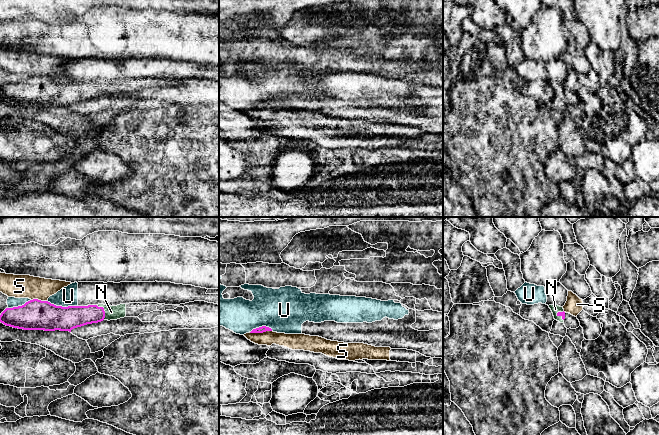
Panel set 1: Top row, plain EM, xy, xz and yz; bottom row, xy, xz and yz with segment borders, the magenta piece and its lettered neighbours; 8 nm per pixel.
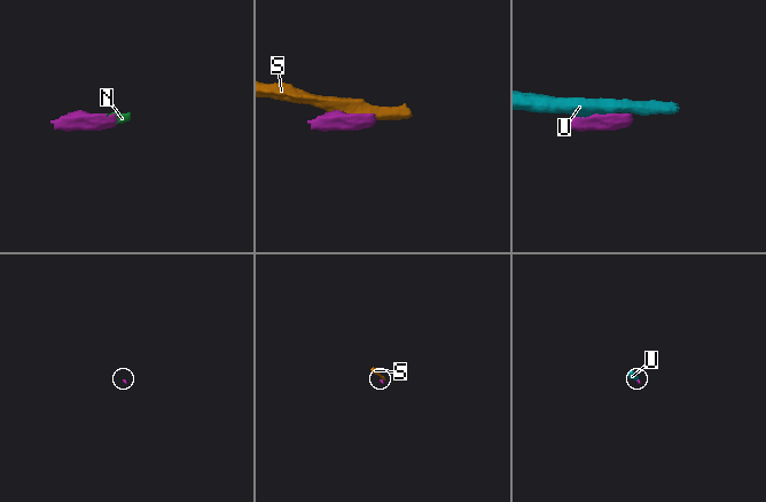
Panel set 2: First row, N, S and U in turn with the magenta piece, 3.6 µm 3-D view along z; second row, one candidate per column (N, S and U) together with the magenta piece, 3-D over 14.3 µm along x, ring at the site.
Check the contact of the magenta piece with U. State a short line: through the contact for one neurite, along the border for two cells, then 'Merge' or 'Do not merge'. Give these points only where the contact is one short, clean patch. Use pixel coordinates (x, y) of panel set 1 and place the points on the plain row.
Do not merge

